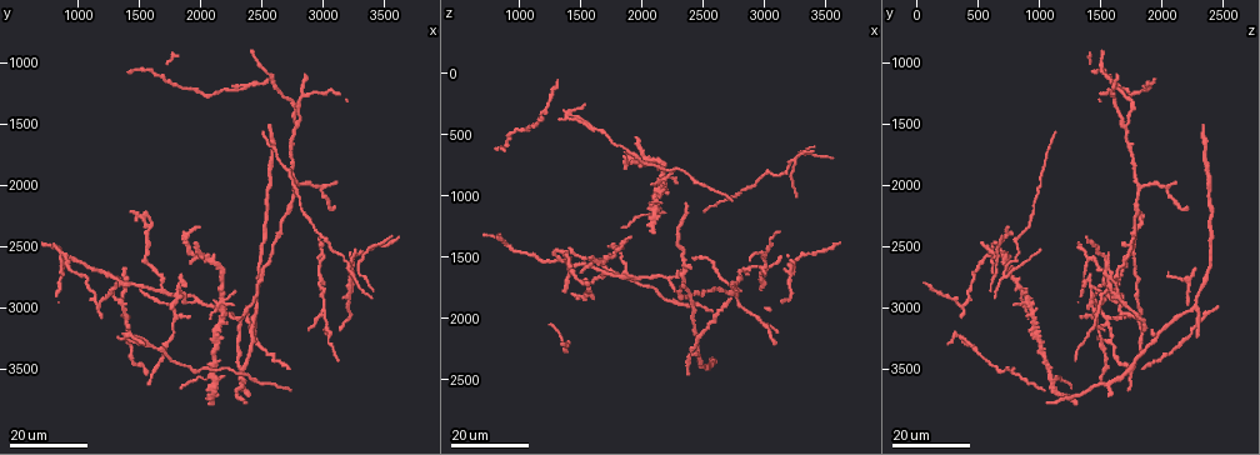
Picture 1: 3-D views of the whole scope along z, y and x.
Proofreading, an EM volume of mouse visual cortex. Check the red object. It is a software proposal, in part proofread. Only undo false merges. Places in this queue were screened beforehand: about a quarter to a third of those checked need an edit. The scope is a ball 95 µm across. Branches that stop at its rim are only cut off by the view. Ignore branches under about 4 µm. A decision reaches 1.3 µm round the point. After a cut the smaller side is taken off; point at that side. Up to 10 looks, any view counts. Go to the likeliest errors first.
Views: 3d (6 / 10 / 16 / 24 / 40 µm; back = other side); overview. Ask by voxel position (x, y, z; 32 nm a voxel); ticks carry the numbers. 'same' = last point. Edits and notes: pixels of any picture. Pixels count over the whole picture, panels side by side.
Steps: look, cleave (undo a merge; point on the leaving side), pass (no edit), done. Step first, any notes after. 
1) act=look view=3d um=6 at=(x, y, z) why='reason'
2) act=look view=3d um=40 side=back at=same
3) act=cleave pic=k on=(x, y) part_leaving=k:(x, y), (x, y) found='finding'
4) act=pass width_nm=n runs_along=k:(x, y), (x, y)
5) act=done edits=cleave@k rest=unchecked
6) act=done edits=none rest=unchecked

act=look view=3d um=24 at=(2840, 1280, 1600) why='four-way junction'

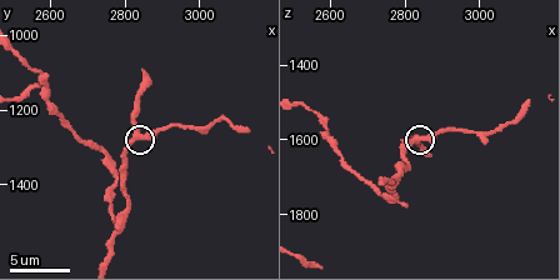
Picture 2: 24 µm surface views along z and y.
act=look view=3d um=6 at=(2840, 1260, 1590)

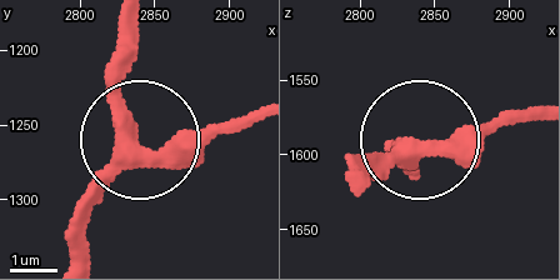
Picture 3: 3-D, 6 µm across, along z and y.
act=look view=3d um=6 side=back at=(2848, 1270, 1596) why='from behind'

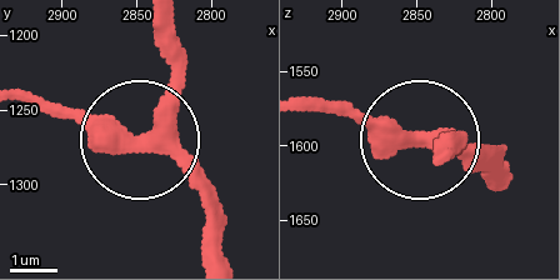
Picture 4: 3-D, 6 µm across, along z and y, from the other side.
act=pass arms=4 found='one cell here'

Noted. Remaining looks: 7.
act=look view=3d um=16 at=(3020, 3020, 1480) why='a fork'

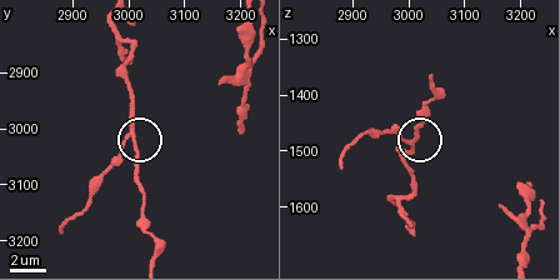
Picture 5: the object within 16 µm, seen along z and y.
act=look view=3d um=6 at=(3000, 3020, 1480)

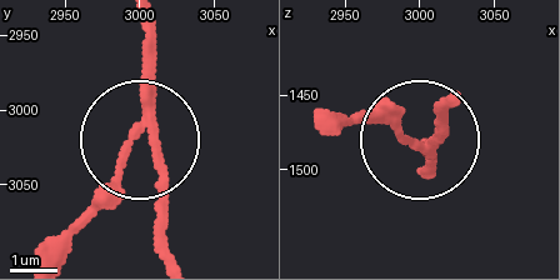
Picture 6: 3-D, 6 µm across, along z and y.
act=pass arms=3 found='continuous, no second cell'

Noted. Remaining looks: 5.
act=look view=3d um=16 at=(3240, 2720, 700) why='three arms meet'

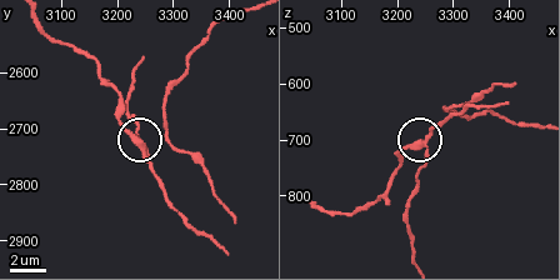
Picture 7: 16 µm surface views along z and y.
act=look view=3d um=6 at=(3245, 2735, 710)

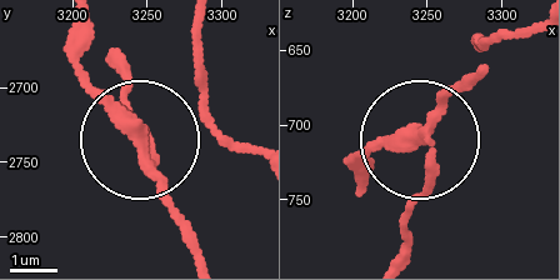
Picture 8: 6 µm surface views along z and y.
act=pass width_nm=260 found='continuous, no second cell'

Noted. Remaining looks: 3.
act=look view=3d um=24 at=(3160, 2580, 800) why='two arms in line, one across'

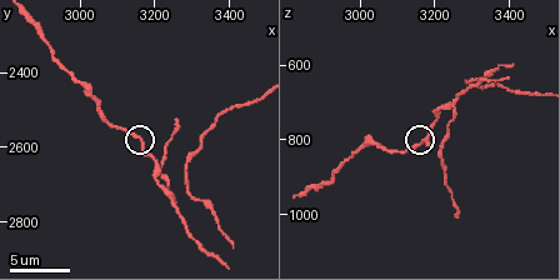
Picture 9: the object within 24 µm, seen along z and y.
act=look view=3d um=10 at=(3170, 2600, 810)

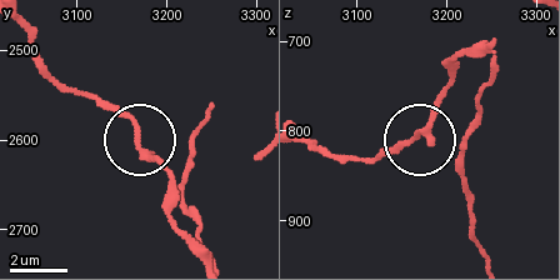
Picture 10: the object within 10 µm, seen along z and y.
act=pass found='all the same cell'

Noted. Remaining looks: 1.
act=done edits=none rest=unchecked

